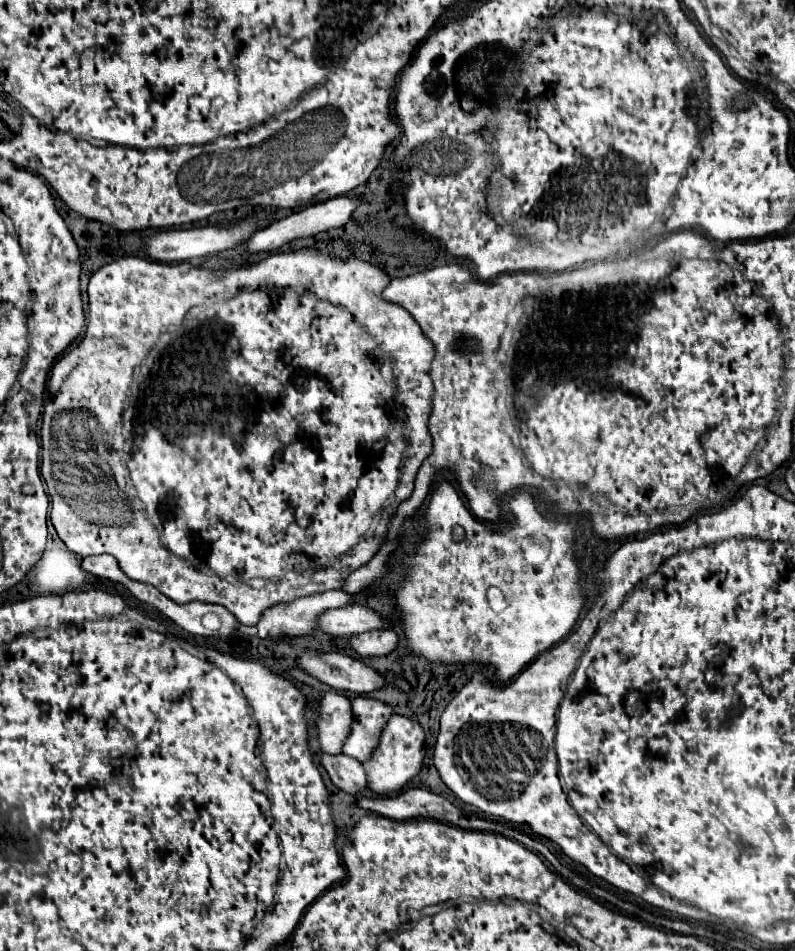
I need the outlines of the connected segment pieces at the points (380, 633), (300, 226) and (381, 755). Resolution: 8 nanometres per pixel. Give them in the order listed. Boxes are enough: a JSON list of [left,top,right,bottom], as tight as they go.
[[348,629,398,657],[246,197,358,255],[364,715,424,795]]

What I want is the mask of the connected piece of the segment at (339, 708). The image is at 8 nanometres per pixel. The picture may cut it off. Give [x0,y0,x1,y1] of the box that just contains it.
[316,693,352,755]

